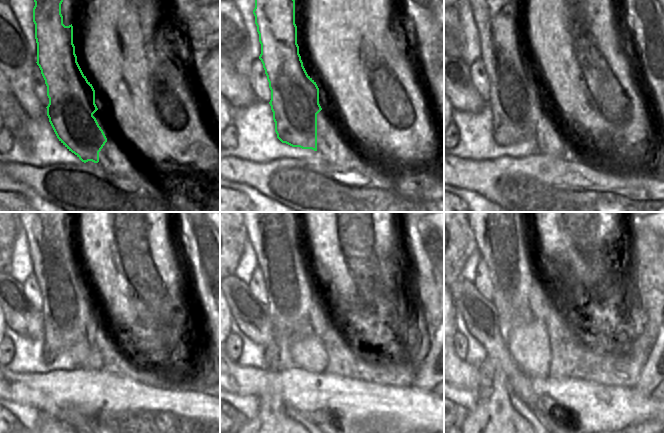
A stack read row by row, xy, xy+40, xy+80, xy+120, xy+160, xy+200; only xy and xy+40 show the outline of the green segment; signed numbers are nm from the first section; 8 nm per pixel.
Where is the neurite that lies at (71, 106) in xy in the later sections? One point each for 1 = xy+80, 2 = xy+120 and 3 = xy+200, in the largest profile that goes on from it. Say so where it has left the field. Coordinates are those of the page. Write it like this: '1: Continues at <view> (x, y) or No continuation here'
1: Continues at xy+80 (513, 75)
2: Continues at xy+120 (65, 290)
3: Continues at xy+200 (503, 233)

